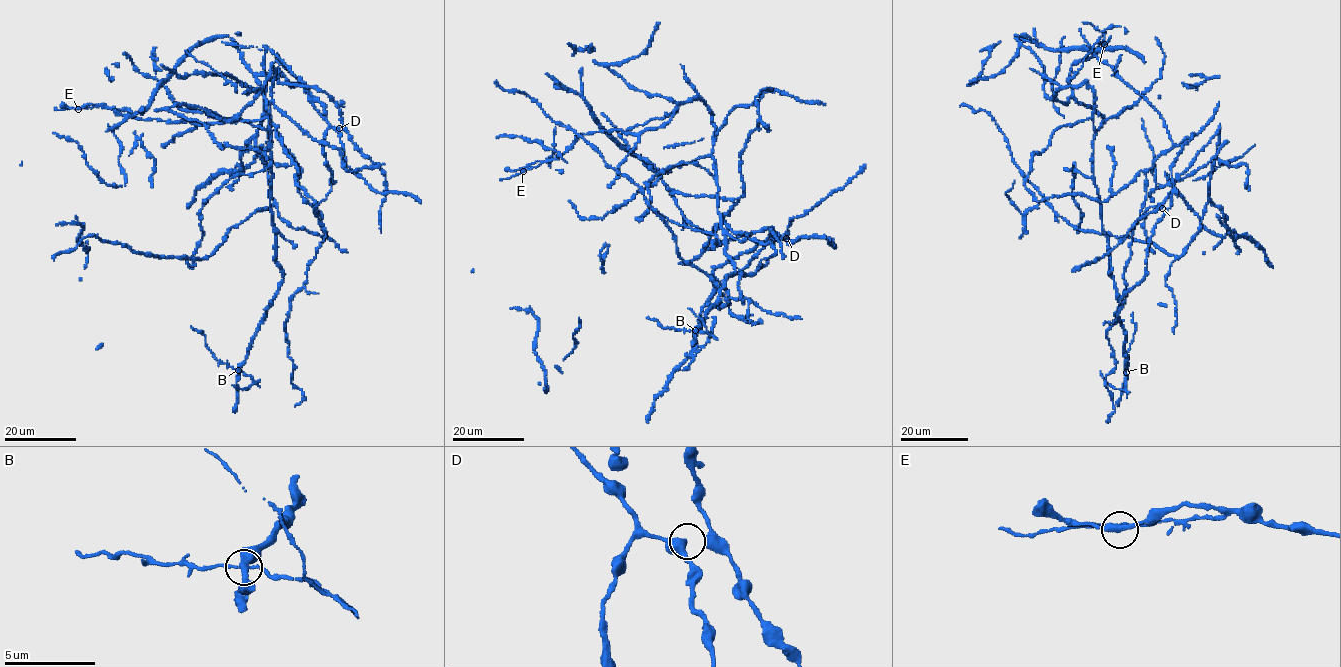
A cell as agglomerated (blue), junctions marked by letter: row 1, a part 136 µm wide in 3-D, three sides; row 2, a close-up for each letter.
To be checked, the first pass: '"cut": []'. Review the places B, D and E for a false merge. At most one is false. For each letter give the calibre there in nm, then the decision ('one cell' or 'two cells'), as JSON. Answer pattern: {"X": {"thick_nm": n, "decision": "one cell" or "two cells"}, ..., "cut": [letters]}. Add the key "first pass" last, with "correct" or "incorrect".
{"B": {"thick_nm": 300, "decision": "two cells"}, "D": {"thick_nm": 360, "decision": "one cell"}, "E": {"thick_nm": 200, "decision": "one cell"}, "cut": ["B"], "first pass": "incorrect"}

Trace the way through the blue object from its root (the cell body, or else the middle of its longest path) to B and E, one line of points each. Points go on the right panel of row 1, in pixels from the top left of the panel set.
B: (1079, 171), (1092, 178), (1099, 195), (1110, 276), (1118, 293), (1116, 315), (1125, 334), (1125, 372)
E: (1079, 171), (1093, 177), (1095, 91), (1083, 82), (1054, 97), (1068, 102), (1071, 66), (1104, 44)

